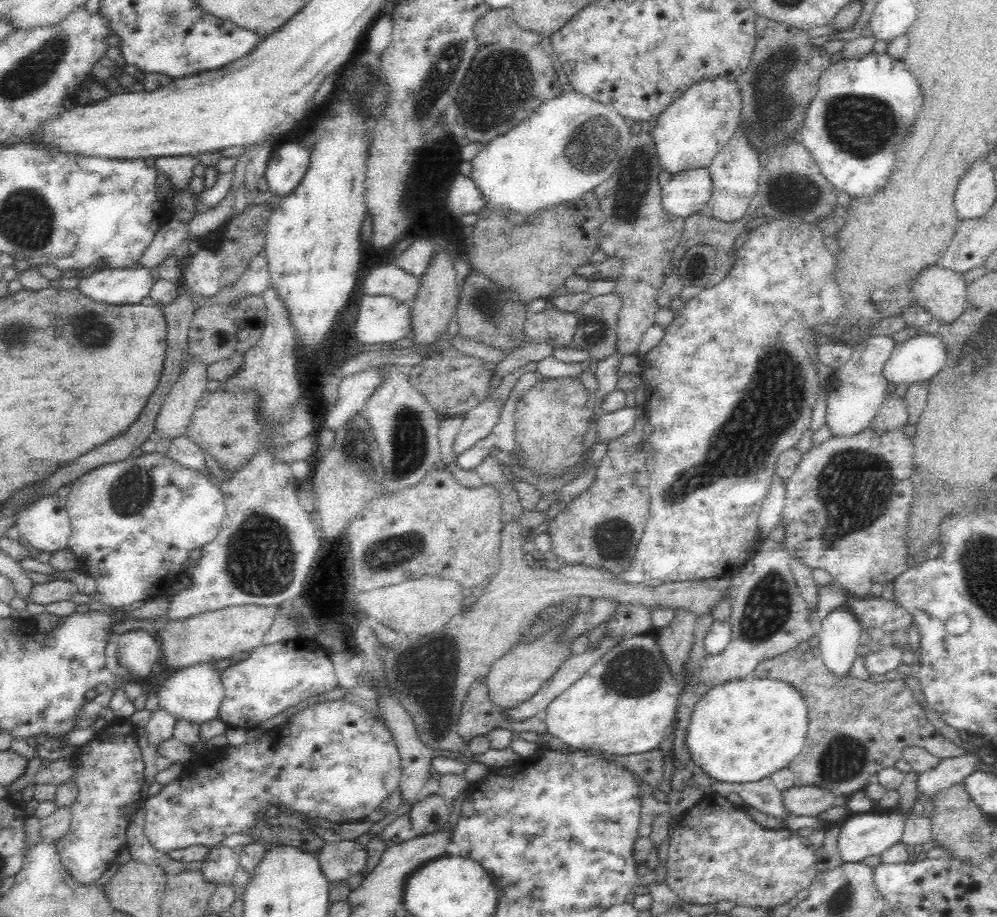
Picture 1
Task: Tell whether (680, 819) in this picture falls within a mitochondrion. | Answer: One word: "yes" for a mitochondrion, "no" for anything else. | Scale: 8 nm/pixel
no

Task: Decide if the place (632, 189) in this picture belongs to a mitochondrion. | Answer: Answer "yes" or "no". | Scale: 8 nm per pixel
yes

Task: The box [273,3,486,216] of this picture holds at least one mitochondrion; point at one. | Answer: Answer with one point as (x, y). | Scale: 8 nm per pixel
(444, 72)

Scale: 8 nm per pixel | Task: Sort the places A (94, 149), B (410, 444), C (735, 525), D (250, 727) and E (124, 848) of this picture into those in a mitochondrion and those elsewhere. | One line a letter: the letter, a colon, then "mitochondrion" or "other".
A: other
B: mitochondrion
C: other
D: other
E: other

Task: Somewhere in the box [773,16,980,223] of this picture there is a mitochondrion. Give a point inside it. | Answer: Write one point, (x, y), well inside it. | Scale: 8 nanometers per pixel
(855, 124)

